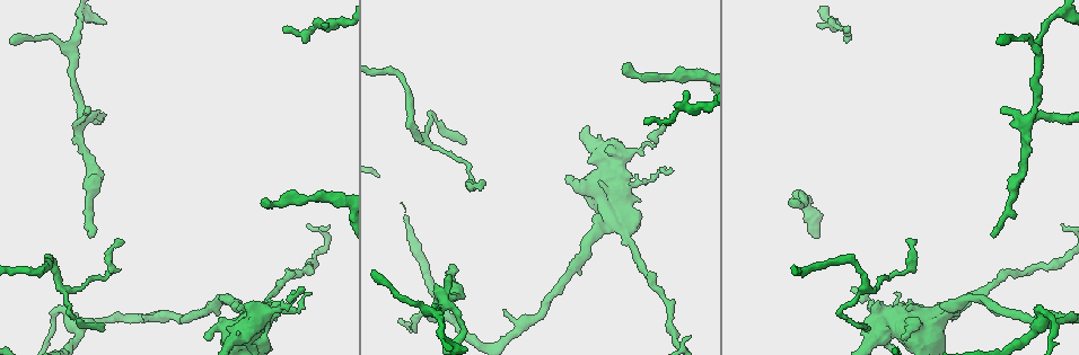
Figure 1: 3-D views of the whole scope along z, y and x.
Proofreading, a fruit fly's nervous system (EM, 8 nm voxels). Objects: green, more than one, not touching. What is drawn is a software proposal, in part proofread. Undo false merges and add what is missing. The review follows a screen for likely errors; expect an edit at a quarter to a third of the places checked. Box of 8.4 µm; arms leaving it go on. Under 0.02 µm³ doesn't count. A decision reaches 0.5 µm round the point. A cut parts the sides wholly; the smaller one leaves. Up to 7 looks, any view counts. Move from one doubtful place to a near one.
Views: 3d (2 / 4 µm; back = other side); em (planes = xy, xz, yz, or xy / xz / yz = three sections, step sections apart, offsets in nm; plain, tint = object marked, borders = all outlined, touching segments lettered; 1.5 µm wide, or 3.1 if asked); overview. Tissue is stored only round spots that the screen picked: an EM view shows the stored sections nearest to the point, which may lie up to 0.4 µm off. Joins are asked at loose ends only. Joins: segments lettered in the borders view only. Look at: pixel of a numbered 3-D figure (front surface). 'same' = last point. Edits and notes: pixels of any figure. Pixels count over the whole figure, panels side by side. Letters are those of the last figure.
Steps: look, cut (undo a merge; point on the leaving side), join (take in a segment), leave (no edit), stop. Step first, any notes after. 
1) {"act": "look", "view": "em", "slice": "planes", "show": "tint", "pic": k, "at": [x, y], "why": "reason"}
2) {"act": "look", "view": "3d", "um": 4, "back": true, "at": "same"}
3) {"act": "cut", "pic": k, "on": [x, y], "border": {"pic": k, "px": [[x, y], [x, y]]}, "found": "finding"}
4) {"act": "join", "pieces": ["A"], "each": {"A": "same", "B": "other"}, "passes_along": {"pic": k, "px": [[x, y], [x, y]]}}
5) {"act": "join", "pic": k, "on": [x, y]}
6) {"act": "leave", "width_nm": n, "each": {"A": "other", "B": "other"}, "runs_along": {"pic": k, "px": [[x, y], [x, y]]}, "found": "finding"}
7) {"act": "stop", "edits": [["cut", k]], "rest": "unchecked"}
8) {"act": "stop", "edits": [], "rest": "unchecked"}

{"act": "look", "view": "3d", "um": 4, "pic": 1, "at": [867, 329]}

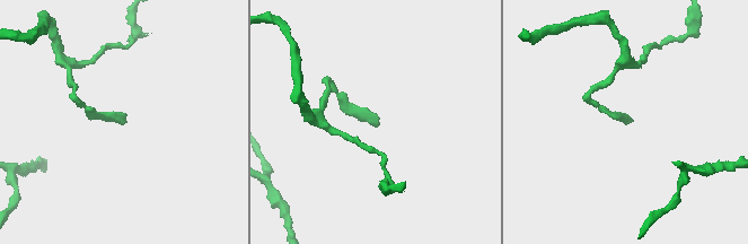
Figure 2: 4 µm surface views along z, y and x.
{"act": "look", "view": "em", "slice": "planes", "show": "plain", "pic": 2, "at": [627, 120]}

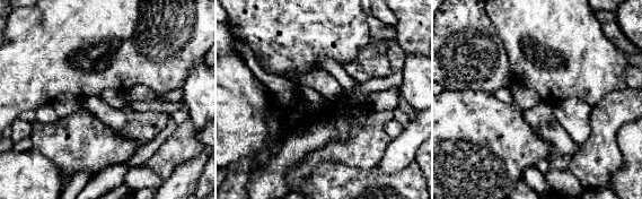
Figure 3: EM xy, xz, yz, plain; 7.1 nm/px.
{"act": "look", "view": "em", "slice": "planes", "show": "borders", "at": "same", "why": "what lies round it"}

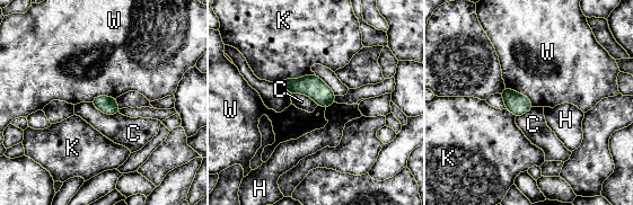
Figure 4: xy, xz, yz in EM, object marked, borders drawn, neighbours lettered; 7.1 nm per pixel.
{"act": "leave", "width_nm": 130, "each": {"C": "other", "H": "other", "K": "other", "W": "other"}, "border": {"pic": 4, "px": [[90, 103], [106, 114], [119, 113]]}, "found": "none of them fits"}

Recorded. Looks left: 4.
{"act": "look", "view": "em", "slice": "planes", "show": "borders", "pic": 1, "at": [144, 315], "why": "thin end"}

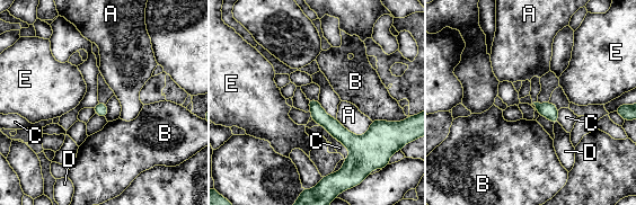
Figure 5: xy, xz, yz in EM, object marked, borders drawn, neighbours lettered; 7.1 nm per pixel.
{"act": "leave", "longest_contact_nm": ["C", 300], "each": {"A": "other", "B": "other", "C": "other", "D": "other", "E": "other"}, "runs_along": {"pic": 5, "px": [[311, 103], [349, 140], [364, 140], [379, 124]]}, "found": "no lettered segment goes on from it"}

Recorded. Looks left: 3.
{"act": "look", "view": "em", "slice": "xy", "step": 4, "show": "tint", "pic": 1, "at": [89, 107], "why": "thin end"}

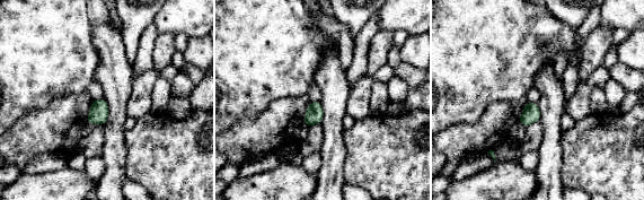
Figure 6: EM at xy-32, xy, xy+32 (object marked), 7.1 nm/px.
{"act": "look", "view": "em", "slice": "planes", "show": "borders", "at": "same", "why": "another direction"}

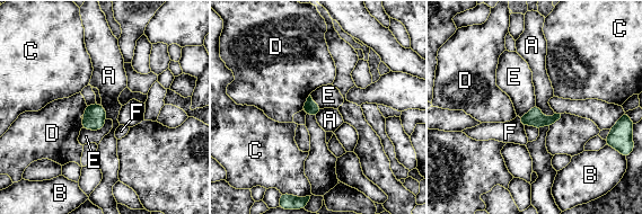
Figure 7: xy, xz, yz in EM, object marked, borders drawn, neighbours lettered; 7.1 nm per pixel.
{"act": "leave", "longest_contact_nm": ["E", 180], "each": {"A": "other", "B": "other", "C": "other", "D": "other", "E": "other", "F": "other"}, "found": "none of them fits"}

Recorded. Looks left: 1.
{"act": "stop", "edits": [], "rest": "unchecked"}

